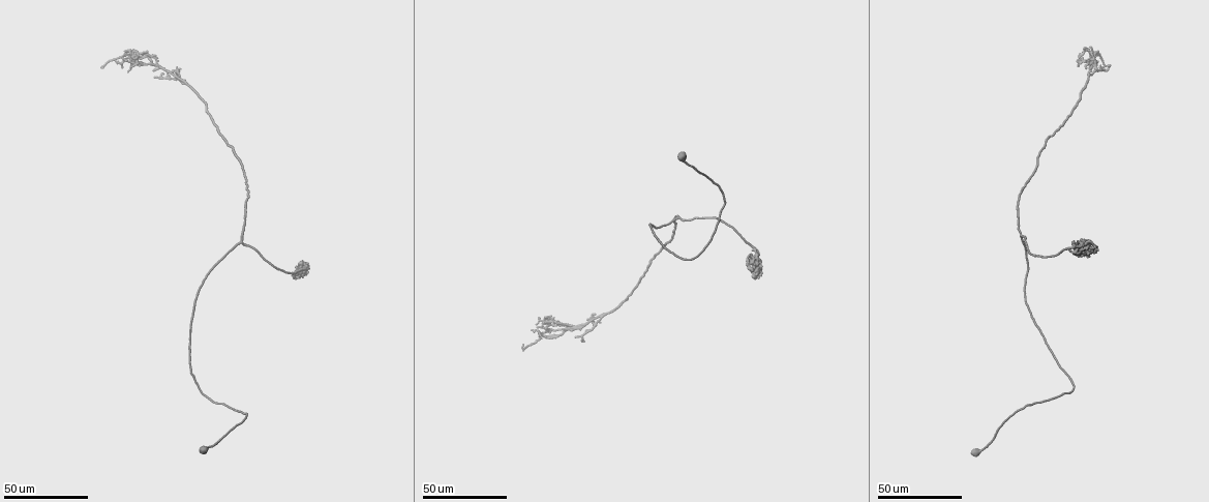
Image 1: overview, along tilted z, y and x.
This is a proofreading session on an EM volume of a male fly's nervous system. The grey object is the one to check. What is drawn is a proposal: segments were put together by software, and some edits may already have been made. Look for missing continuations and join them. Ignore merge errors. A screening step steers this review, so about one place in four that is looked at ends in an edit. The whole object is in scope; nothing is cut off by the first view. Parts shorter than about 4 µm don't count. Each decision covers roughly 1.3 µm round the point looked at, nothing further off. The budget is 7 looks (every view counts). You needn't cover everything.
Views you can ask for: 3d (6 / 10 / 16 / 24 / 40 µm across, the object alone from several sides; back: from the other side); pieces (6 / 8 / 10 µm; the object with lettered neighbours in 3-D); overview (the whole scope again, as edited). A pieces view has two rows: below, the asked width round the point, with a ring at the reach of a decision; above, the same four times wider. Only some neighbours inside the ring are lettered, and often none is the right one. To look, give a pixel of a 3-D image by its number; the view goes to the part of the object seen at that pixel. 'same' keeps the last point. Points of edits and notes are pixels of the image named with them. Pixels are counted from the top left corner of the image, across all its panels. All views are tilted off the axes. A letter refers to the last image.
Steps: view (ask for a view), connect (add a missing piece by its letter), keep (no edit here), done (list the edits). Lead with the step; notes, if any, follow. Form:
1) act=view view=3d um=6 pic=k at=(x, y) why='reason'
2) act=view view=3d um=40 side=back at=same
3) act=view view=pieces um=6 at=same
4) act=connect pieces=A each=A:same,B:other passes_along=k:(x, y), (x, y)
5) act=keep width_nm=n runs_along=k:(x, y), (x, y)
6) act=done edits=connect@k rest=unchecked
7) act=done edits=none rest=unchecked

act=view view=3d um=40 pic=1 at=(155, 79) why='branch stops here'

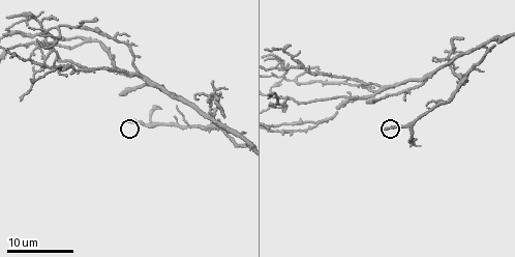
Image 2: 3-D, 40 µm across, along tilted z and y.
act=view view=pieces um=10 pic=2 at=(126, 121)

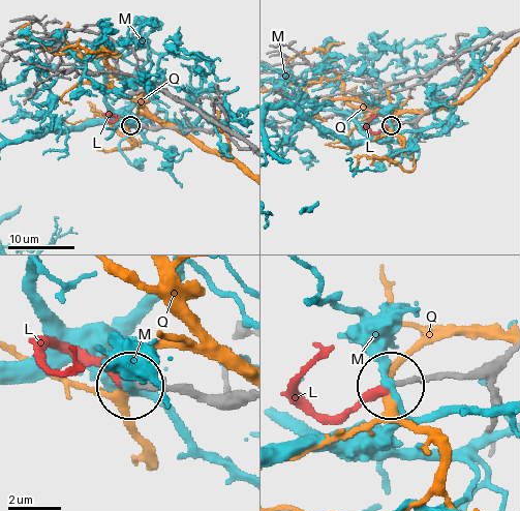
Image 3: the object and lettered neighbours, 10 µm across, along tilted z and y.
act=connect pieces=L each=L:same,M:other,Q:other found='the neuron continues'

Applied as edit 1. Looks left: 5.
act=view view=3d um=24 pic=1 at=(538, 326) why='end of a long branch'

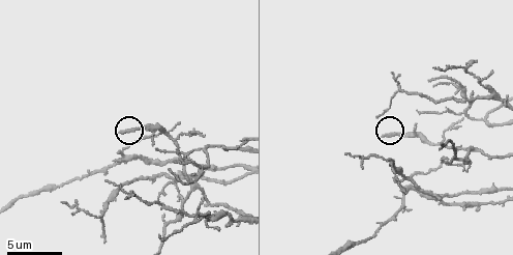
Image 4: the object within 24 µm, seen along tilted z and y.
act=view view=pieces um=6 pic=4 at=(120, 132)

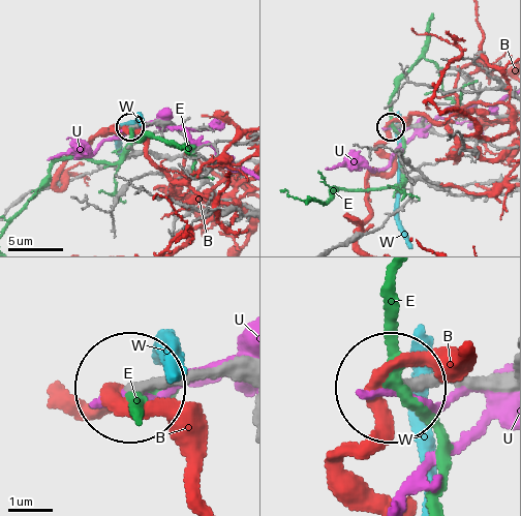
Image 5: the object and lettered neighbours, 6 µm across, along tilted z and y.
act=keep each=B:other,E:other,U:other,W:other runs_along=5:(236, 372), (130, 391) found='no lettered piece goes on from it'

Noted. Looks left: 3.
act=view view=3d um=24 pic=2 at=(403, 99) why='free end'

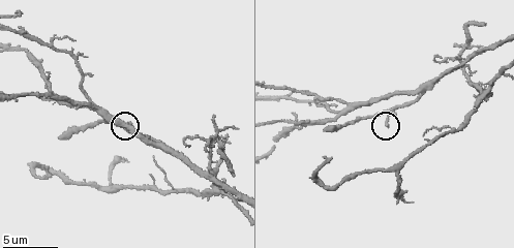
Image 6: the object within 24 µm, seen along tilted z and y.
act=view view=pieces um=8 pic=6 at=(388, 123) why='see the neighbours'

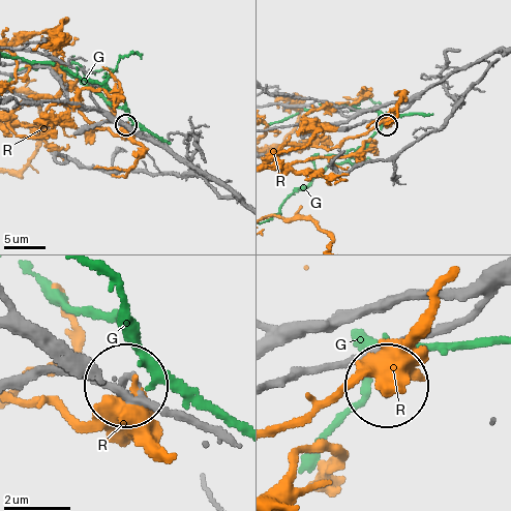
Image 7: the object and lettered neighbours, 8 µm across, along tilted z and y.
act=keep each=G:other,R:other found='no lettered piece goes on from it'

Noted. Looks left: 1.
act=done edits=connect@3 rest=unchecked

